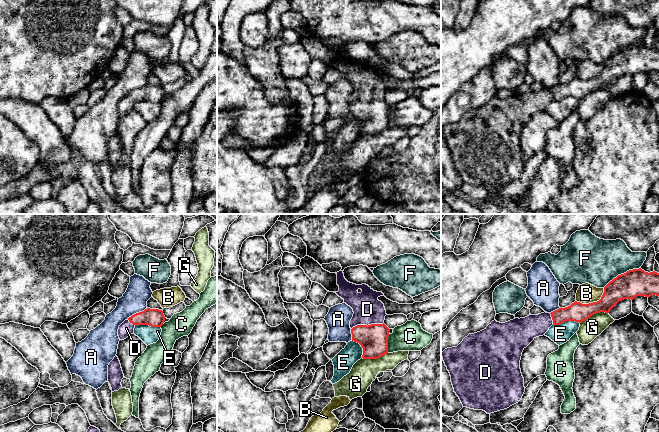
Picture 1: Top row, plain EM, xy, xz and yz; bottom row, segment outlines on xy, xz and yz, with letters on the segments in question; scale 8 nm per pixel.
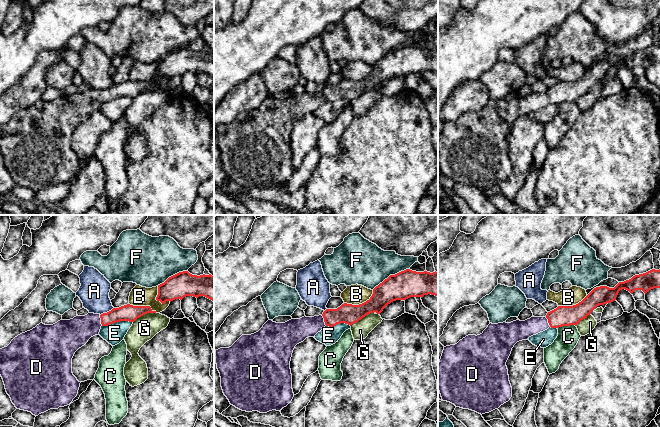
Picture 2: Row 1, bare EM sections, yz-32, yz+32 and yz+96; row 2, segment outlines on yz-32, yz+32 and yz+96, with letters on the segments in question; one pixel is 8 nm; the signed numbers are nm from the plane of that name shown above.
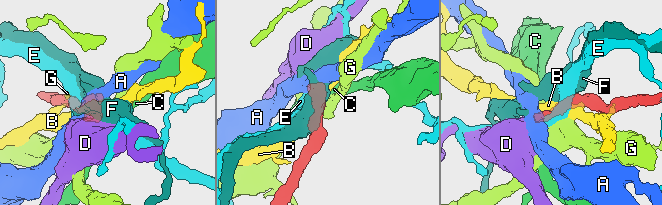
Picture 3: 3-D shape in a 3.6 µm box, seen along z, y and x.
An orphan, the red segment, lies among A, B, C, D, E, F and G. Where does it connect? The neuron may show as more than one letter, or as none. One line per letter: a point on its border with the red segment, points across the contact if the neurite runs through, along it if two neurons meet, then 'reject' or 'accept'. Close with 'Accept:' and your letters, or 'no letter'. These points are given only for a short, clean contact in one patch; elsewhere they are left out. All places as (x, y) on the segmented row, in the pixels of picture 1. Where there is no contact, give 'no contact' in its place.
A: contact xy (137, 313); border xy (147, 308), (127, 318); reject
B: contact yz (593, 302); reject
C: contact xz (387, 343); border xz (389, 333), (387, 352); reject
D: contact xz (366, 325); way xz (373, 338), (366, 325), (367, 309); accept
E: contact yz (566, 320); border yz (579, 322), (563, 321), (553, 325); reject
F: contact yz (621, 274); reject
G: contact yz (594, 313); border yz (608, 312), (596, 312), (580, 323); reject
Accept: D

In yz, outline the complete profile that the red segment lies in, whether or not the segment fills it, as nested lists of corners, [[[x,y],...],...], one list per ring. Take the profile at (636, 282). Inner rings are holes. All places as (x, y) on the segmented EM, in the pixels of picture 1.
[[[639,268],[629,270],[610,281],[597,302],[582,304],[575,301],[570,306],[551,313],[515,318],[505,323],[494,320],[484,330],[469,334],[457,347],[447,348],[442,352],[454,392],[463,407],[483,410],[487,414],[507,409],[518,403],[525,392],[520,360],[523,350],[536,337],[545,335],[552,325],[560,325],[566,321],[582,323],[596,313],[609,313],[621,300],[633,300],[637,296],[649,298],[652,295],[659,296],[659,273],[648,273]]]

